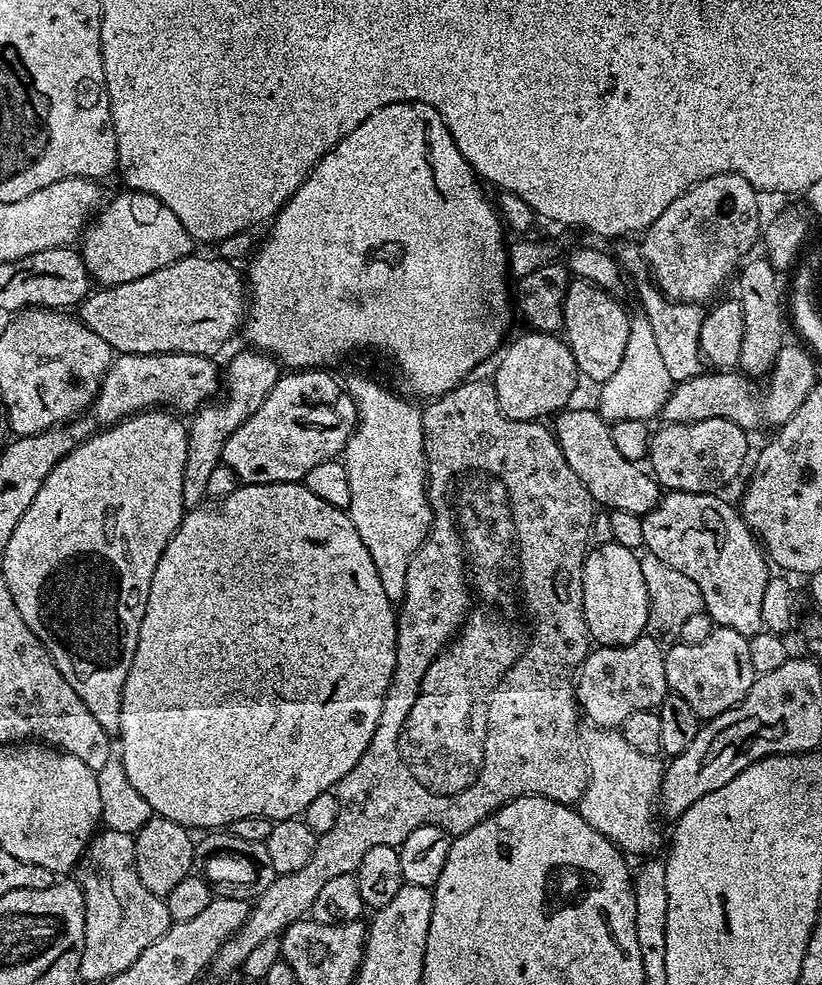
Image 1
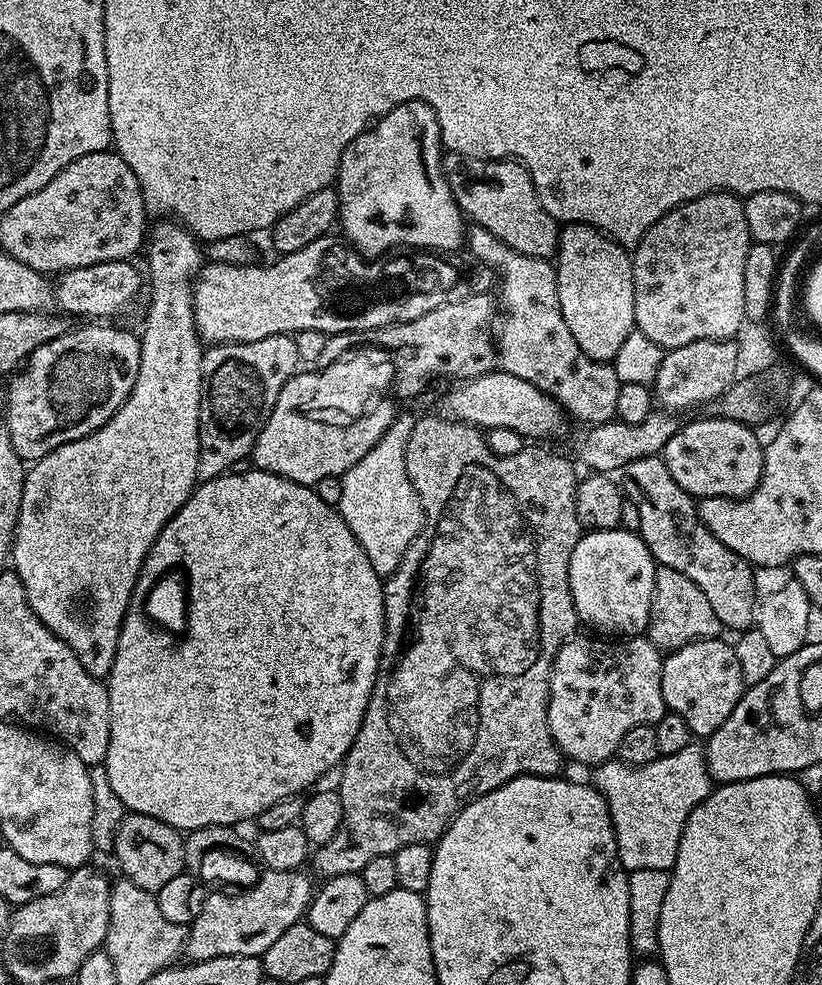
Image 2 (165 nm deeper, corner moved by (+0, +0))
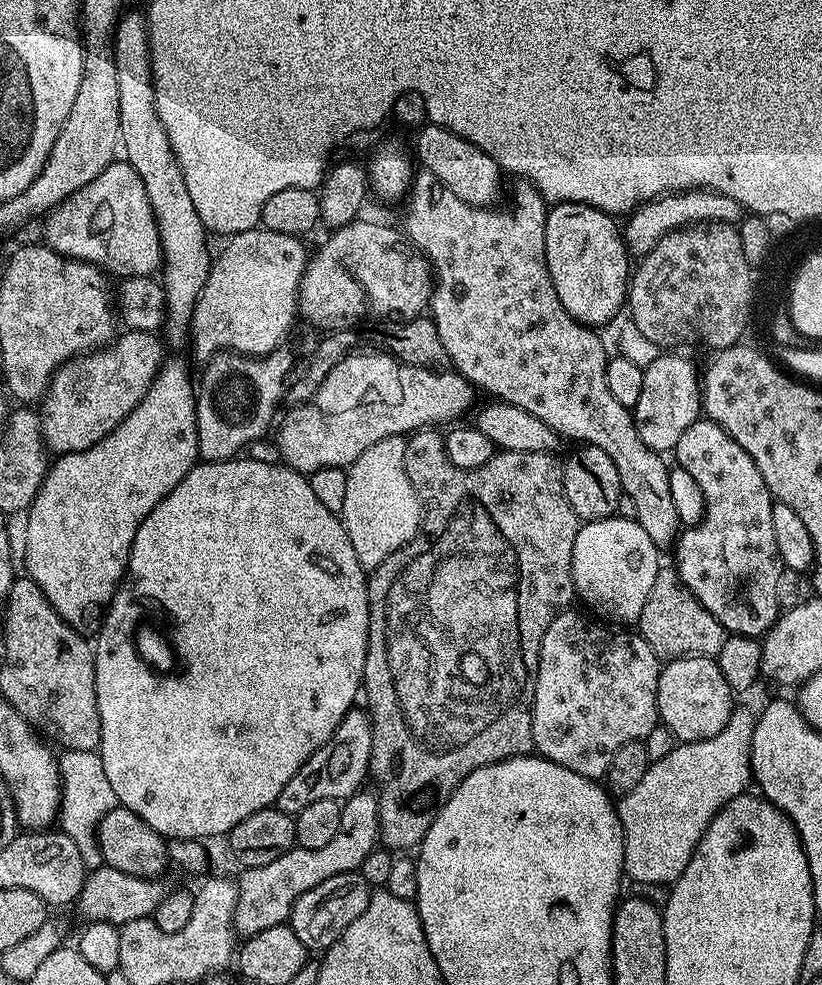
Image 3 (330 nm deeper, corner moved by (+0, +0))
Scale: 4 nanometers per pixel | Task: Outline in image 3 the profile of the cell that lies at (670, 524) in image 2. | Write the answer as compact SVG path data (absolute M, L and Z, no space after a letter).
M420 170L413 175L406 197L408 205L404 208L402 231L412 241L417 252L426 257L434 273L430 318L438 330L438 338L444 347L447 363L461 376L469 380L473 388L479 390L483 395L485 392L488 395L485 397L496 402L522 406L522 410L534 414L534 418L542 418L542 422L546 422L546 426L550 426L550 430L554 430L557 437L564 439L565 436L568 440L580 440L576 442L583 442L585 445L598 450L606 450L606 454L610 454L610 458L614 458L614 466L618 466L618 478L620 479L623 495L629 496L634 502L634 507L638 509L635 520L642 526L642 530L646 530L650 542L654 542L656 548L661 550L671 549L678 539L678 533L681 531L682 525L678 514L674 510L674 502L670 502L669 465L664 465L665 457L661 453L650 451L646 446L646 442L642 442L642 438L638 438L635 415L626 406L622 406L622 402L617 402L614 394L610 394L610 386L606 386L606 366L610 359L610 352L604 349L604 344L600 341L599 335L601 333L589 328L587 324L579 324L568 313L566 306L562 306L562 302L558 298L558 290L554 290L554 282L550 278L550 270L546 266L546 218L548 217L549 205L542 198L540 191L530 181L520 178L515 182L517 184L512 188L512 205L509 208L500 208L501 206L476 207L462 202L434 174Z

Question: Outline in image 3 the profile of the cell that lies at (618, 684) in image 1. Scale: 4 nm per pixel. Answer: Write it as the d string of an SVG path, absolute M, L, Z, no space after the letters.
M561 610L540 640L532 699L532 742L544 759L566 766L566 770L574 770L574 774L599 781L607 777L610 758L614 758L626 742L643 741L650 730L656 728L660 718L658 678L662 662L639 631L609 626L591 615L572 611Z

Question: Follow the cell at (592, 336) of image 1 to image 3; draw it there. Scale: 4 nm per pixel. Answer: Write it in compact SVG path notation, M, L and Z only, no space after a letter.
M553 204L546 218L546 266L562 306L579 324L596 330L608 324L626 304L630 253L617 217L585 204Z

